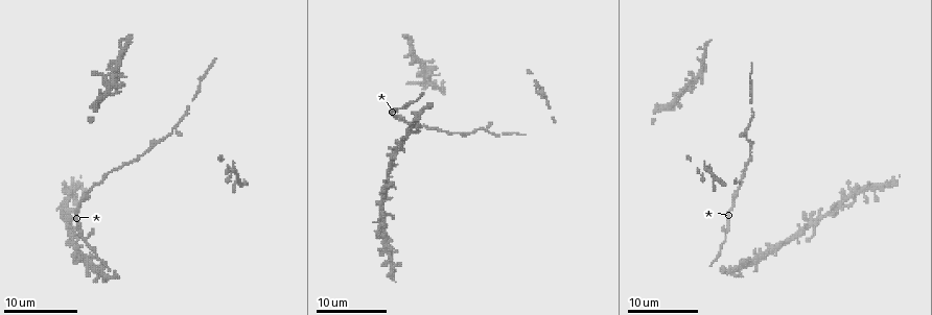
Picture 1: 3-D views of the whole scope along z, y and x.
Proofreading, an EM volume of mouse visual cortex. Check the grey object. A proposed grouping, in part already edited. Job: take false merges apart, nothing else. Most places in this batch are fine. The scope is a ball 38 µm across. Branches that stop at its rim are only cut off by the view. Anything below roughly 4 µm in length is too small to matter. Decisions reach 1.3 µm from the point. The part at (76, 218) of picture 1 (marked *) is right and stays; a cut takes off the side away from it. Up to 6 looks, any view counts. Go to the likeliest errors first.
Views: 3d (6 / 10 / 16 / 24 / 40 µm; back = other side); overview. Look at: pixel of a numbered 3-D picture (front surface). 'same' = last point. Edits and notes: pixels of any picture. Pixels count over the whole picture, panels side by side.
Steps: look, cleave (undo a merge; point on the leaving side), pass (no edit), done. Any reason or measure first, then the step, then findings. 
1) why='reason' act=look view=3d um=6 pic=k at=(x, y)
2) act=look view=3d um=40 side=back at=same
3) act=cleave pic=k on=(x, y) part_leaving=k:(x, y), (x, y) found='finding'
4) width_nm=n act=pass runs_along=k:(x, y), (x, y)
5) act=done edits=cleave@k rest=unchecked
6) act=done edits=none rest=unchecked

why='three arms meet' act=look view=3d um=24 pic=1 at=(483, 130)

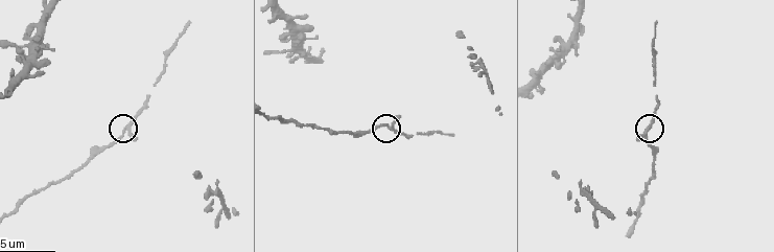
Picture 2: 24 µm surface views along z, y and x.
act=look view=3d um=6 pic=2 at=(388, 126)

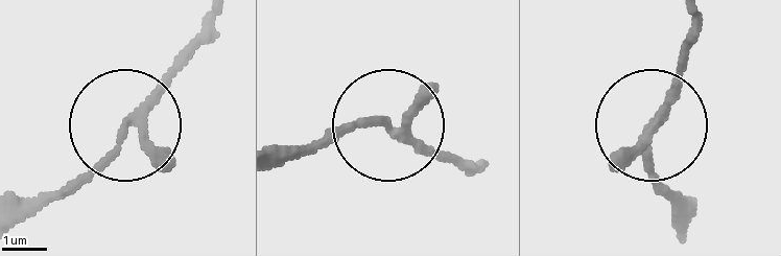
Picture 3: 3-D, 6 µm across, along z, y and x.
act=pass runs_along=3:(676, 231), (653, 167), (653, 122), (687, 44) found='one neuron here'

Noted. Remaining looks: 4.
why='sudden change in width' act=look view=3d um=16 pic=2 at=(577, 52)

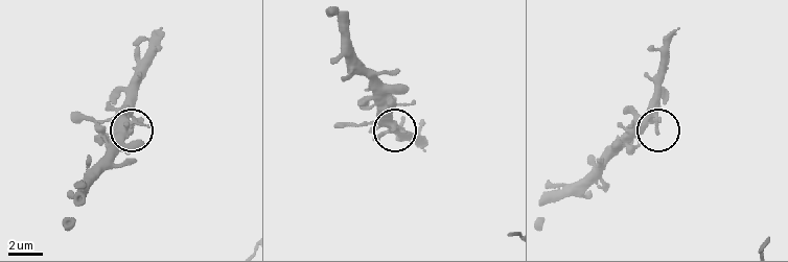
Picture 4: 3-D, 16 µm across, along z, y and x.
act=look view=3d um=16 side=back pic=4 at=(394, 130)

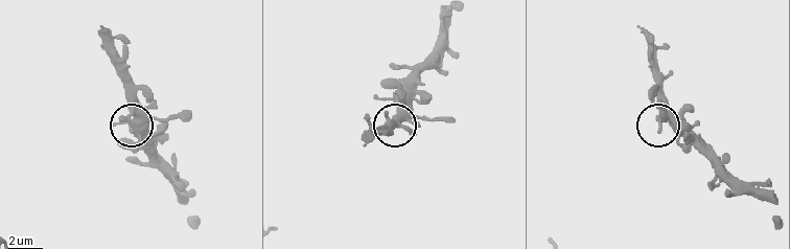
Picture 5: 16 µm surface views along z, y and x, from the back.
width_nm=250 act=pass found='one neuron here'

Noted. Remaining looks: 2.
why='thick turns thin' act=look view=3d um=16 pic=1 at=(65, 206)

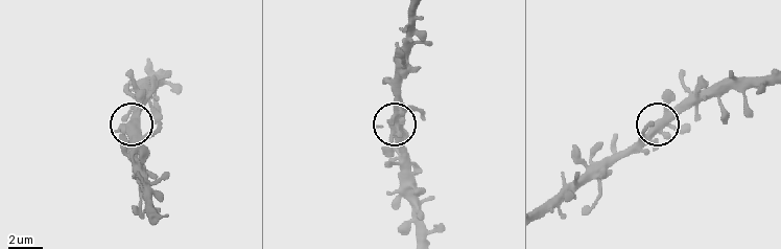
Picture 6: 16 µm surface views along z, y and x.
act=look view=3d um=10 pic=6 at=(662, 132)

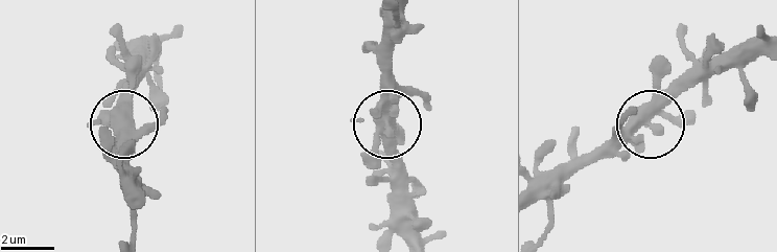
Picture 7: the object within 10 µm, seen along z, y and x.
act=pass runs_along=7:(405, 14), (392, 54), (385, 121), (392, 180) found='one neuron here'

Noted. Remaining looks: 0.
act=done edits=none rest=unchecked

